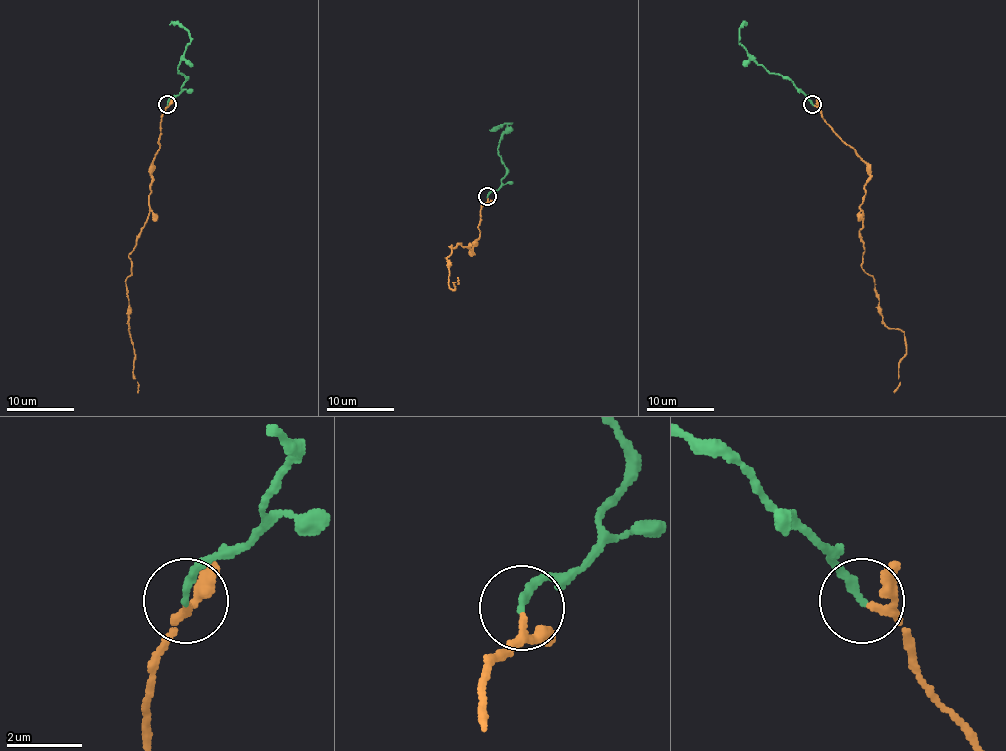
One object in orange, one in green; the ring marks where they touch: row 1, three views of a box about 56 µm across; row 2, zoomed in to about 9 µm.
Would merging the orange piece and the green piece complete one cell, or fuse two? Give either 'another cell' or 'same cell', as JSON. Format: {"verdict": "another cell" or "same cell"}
{"verdict": "same cell"}

